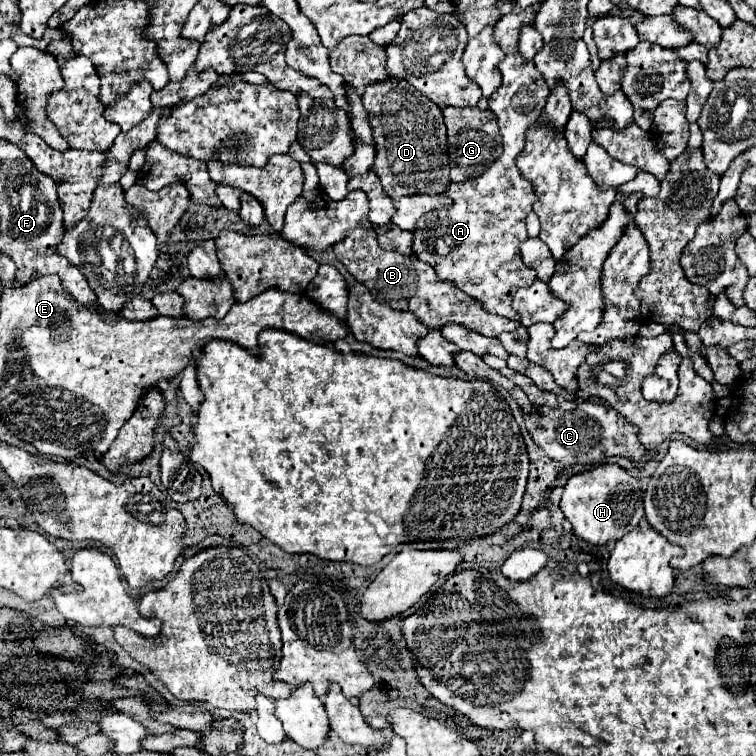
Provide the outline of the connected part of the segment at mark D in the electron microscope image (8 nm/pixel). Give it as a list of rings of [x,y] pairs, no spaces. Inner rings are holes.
[[[404,79],[376,81],[368,85],[362,103],[370,113],[376,133],[376,163],[374,171],[380,177],[386,193],[396,201],[404,195],[438,195],[450,185],[450,159],[446,147],[446,127],[442,109],[436,107],[420,91],[412,89]]]

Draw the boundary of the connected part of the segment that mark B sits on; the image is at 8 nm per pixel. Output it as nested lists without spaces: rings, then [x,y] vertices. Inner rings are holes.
[[[358,227],[354,231],[348,231],[346,237],[332,249],[336,257],[346,265],[346,269],[354,275],[354,279],[366,283],[376,301],[386,303],[392,309],[410,311],[432,329],[440,329],[446,323],[460,323],[482,335],[500,335],[504,331],[516,331],[516,327],[520,325],[518,321],[484,313],[482,305],[476,305],[476,301],[468,299],[466,293],[460,293],[450,281],[440,281],[436,277],[436,271],[416,257],[406,257],[396,251],[380,249],[374,229]]]

